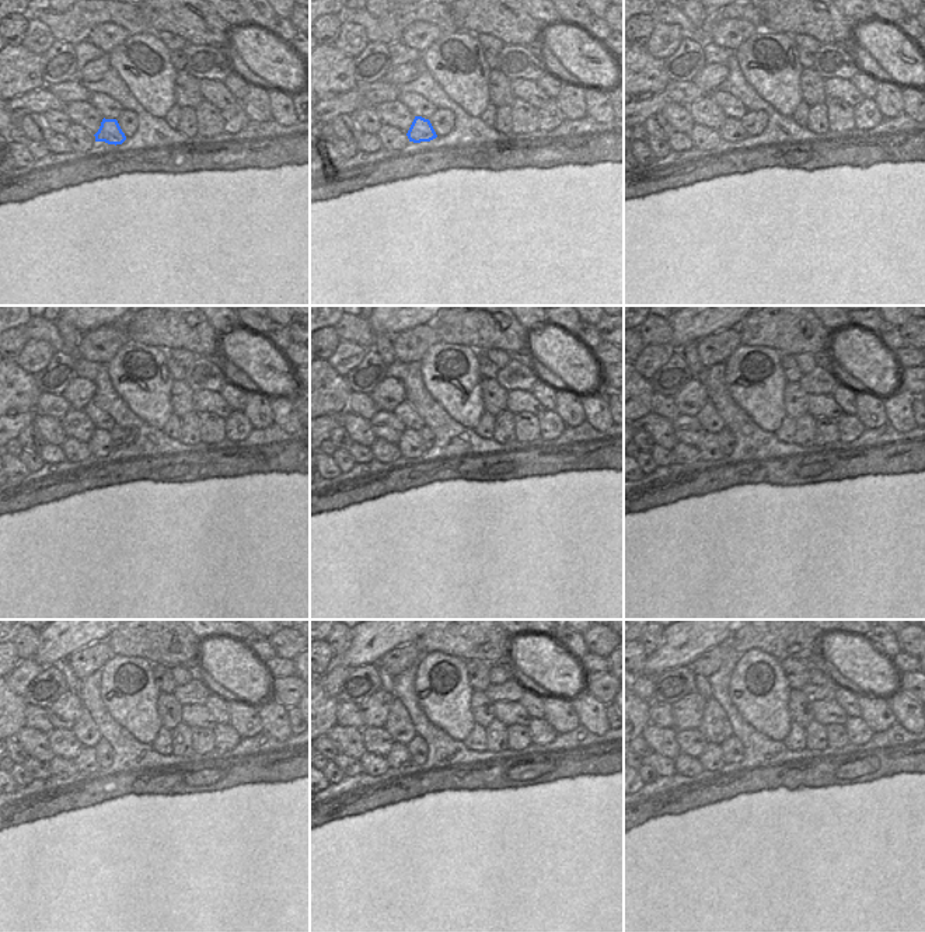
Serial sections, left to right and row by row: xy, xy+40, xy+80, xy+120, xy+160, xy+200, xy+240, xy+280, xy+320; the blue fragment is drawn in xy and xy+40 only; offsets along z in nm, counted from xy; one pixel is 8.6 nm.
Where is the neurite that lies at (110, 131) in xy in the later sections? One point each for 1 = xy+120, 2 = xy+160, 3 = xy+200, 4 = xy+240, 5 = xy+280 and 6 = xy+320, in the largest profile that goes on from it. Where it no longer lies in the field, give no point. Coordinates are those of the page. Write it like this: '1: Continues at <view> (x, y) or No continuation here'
1: Continues at xy+120 (101, 444)
2: Continues at xy+160 (411, 444)
3: Continues at xy+200 (709, 449)
4: Continues at xy+240 (86, 760)
5: Continues at xy+280 (398, 756)
6: Continues at xy+320 (712, 758)

